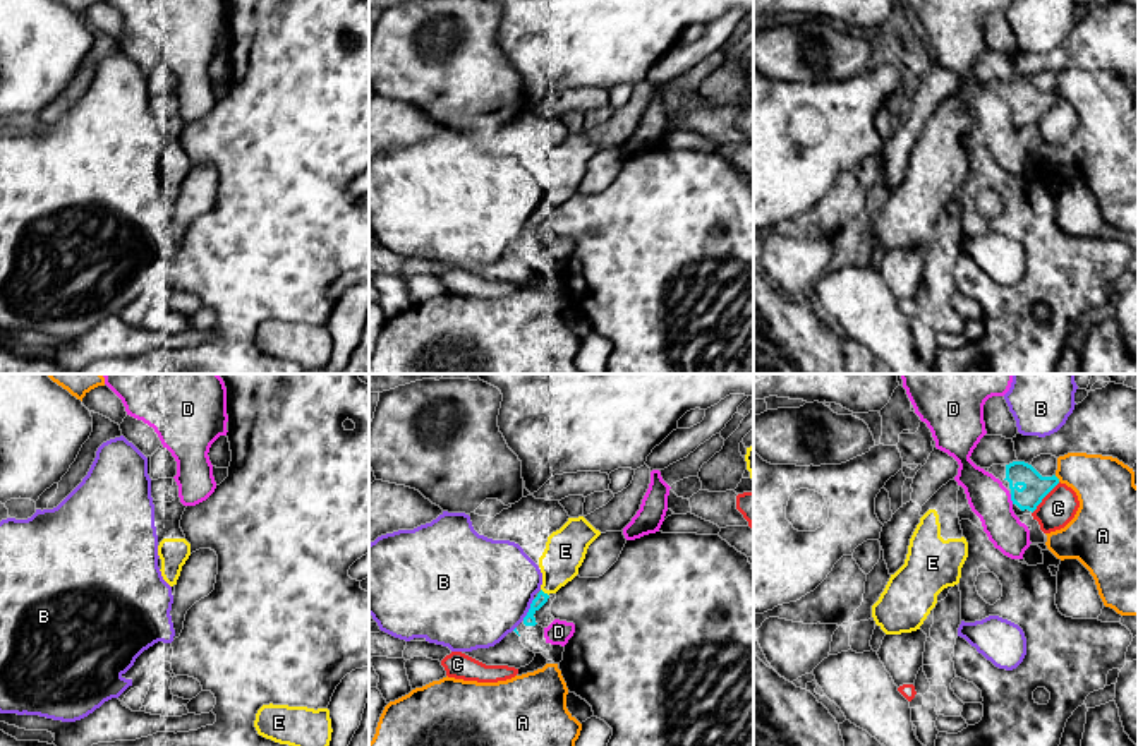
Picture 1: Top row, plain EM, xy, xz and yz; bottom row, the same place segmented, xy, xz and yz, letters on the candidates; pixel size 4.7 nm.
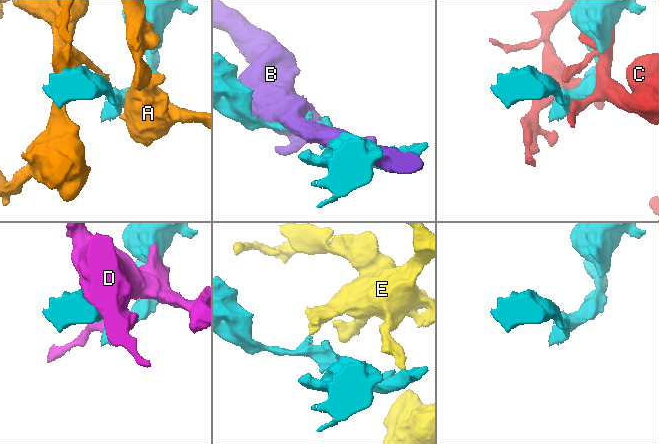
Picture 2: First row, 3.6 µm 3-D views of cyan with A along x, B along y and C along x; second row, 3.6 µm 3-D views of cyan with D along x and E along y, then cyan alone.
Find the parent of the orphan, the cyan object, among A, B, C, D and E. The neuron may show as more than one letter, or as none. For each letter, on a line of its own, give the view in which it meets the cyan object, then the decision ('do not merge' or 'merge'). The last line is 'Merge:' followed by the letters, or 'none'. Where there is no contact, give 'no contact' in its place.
A: yz | do not merge
B: xz | do not merge
C: yz | do not merge
D: yz | do not merge
E: xz | merge
Merge: E

